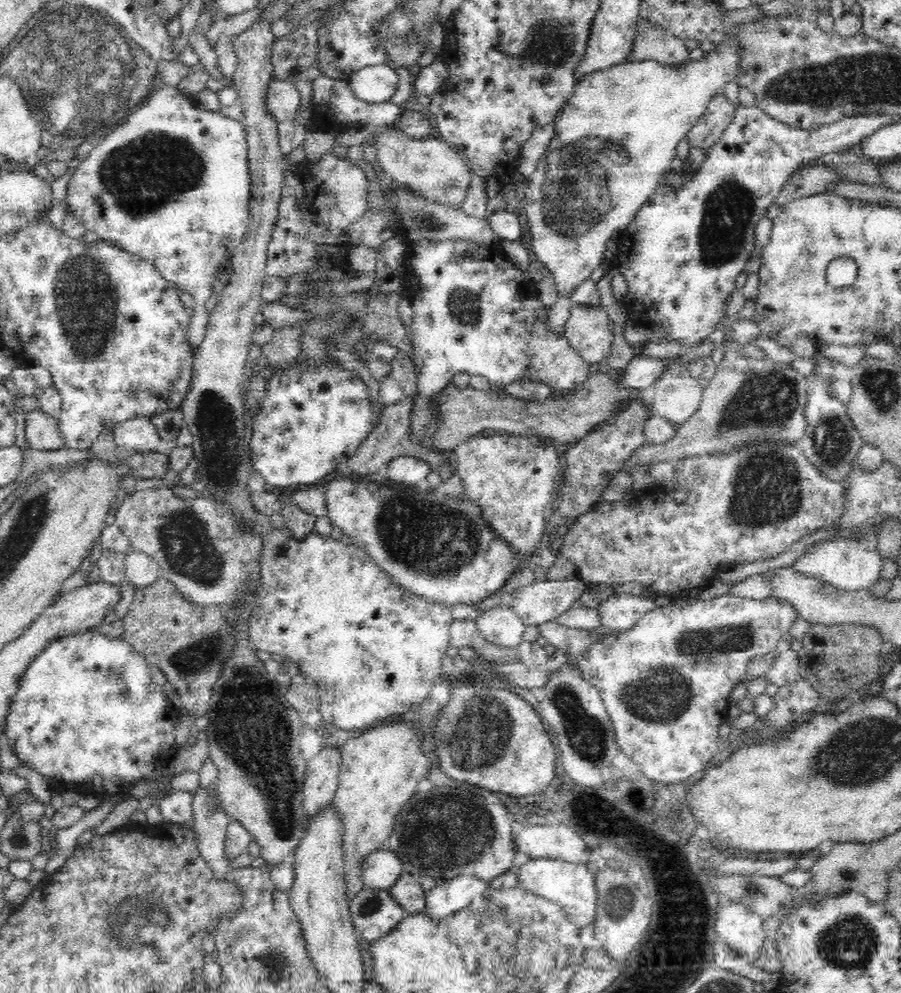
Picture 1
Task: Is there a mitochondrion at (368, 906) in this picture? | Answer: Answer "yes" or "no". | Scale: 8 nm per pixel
yes

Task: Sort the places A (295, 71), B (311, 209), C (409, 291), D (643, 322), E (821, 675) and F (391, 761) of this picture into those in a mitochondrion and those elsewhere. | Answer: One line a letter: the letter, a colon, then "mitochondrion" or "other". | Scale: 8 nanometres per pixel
A: other
B: other
C: other
D: other
E: other
F: other

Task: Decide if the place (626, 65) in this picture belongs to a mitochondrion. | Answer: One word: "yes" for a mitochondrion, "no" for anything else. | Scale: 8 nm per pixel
no

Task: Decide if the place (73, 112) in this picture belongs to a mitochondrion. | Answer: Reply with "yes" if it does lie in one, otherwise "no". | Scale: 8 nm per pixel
yes

